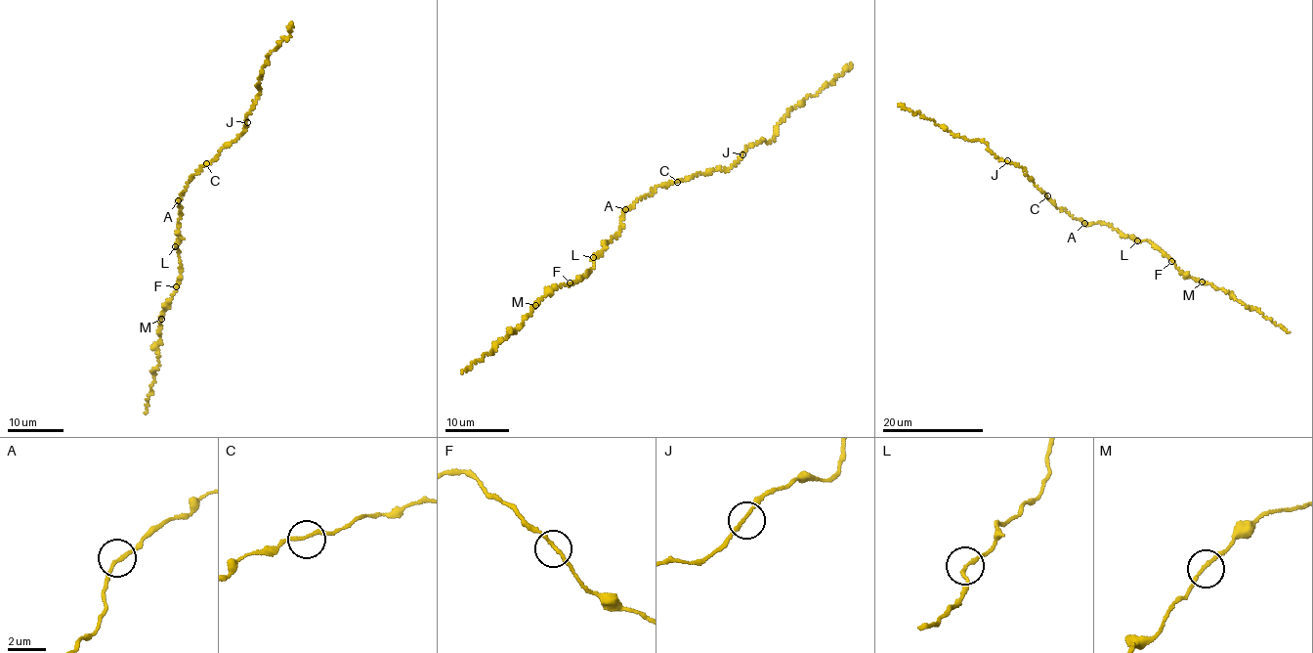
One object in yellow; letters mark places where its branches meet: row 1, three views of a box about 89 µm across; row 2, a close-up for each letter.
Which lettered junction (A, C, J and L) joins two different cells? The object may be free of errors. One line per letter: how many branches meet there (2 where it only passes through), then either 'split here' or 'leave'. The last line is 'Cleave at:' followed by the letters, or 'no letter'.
A: 2 | leave
C: 2 | leave
J: 2 | leave
L: 2 | leave
Cleave at: no letter

